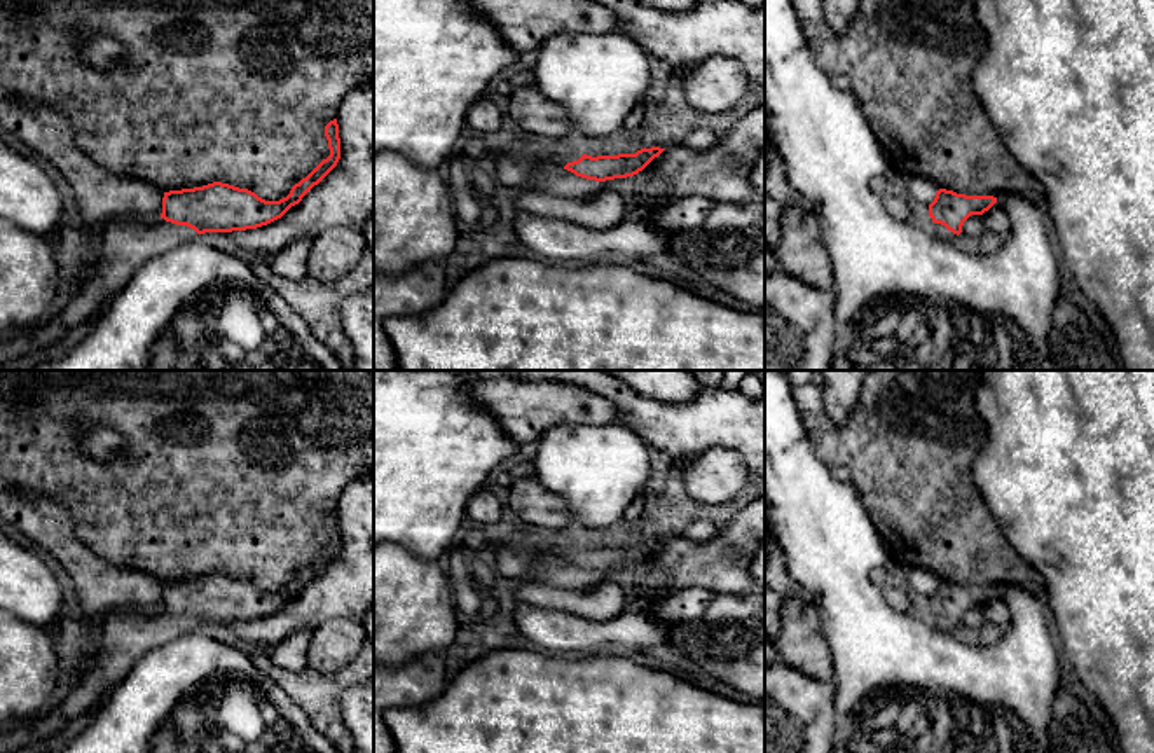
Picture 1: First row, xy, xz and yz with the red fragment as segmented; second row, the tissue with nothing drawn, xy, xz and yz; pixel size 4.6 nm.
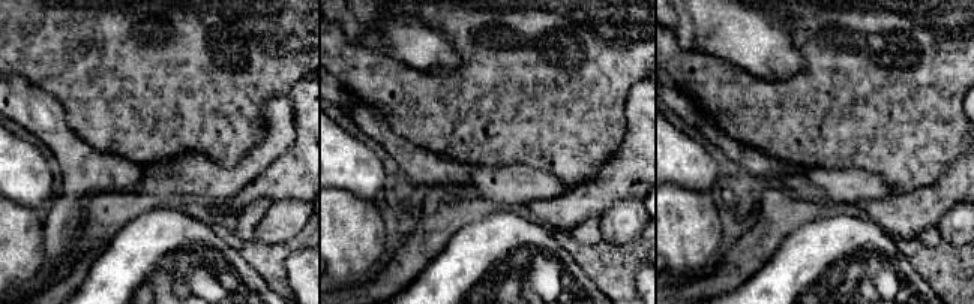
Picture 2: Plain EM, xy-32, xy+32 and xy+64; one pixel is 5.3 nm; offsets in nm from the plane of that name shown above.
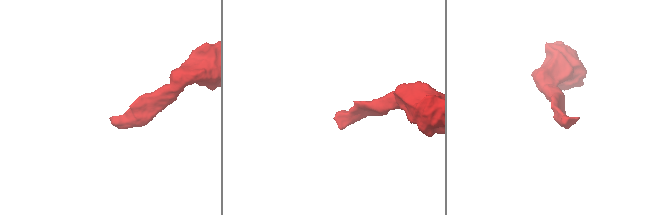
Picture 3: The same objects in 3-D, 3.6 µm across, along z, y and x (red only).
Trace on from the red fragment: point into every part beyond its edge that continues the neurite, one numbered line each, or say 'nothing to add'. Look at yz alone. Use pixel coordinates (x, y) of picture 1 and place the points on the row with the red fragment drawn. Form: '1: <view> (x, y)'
1: yz (940, 231)

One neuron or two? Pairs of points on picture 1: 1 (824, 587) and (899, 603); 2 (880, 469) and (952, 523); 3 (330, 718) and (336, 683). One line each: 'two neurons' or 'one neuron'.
1: two neurons
2: one neuron
3: one neuron

